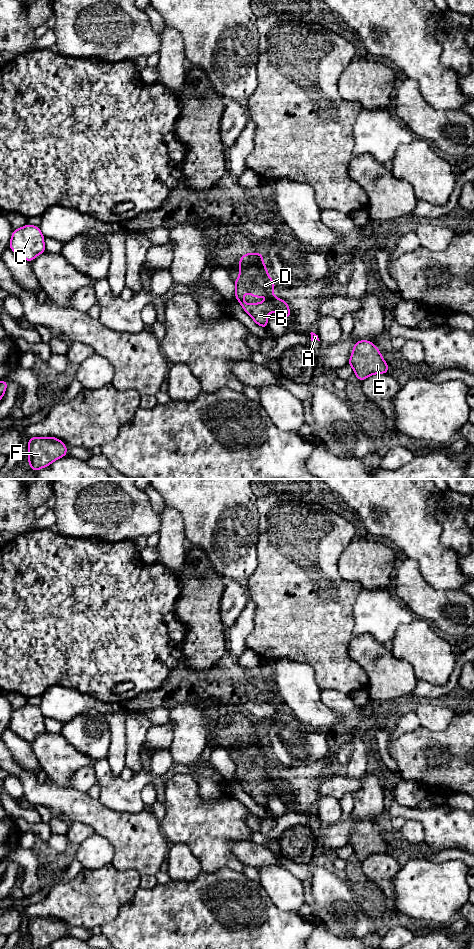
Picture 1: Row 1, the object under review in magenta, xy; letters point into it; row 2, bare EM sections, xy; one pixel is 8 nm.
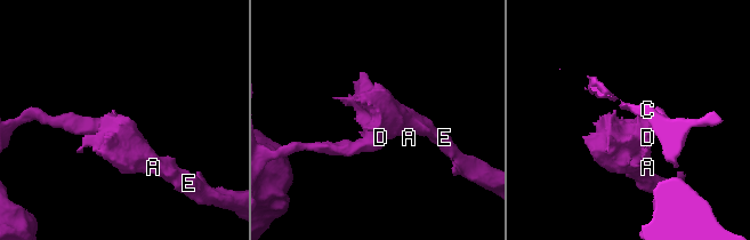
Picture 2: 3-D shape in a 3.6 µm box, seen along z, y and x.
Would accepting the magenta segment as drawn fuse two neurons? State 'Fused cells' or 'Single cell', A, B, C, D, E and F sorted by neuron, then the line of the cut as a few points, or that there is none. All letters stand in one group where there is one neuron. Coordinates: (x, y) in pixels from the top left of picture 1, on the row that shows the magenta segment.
Fused cells. Groups: A B D E / C F. Split along xy (263, 267), (255, 275), (245, 275), (242, 272)

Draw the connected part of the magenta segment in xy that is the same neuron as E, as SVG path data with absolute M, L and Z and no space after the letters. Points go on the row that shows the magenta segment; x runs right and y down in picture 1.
M369 340L356 341L348 360L354 375L362 382L373 374L390 372L388 363L383 359L380 350Z

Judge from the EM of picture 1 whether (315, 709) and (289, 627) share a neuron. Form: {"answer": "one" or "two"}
{"answer": "two"}

